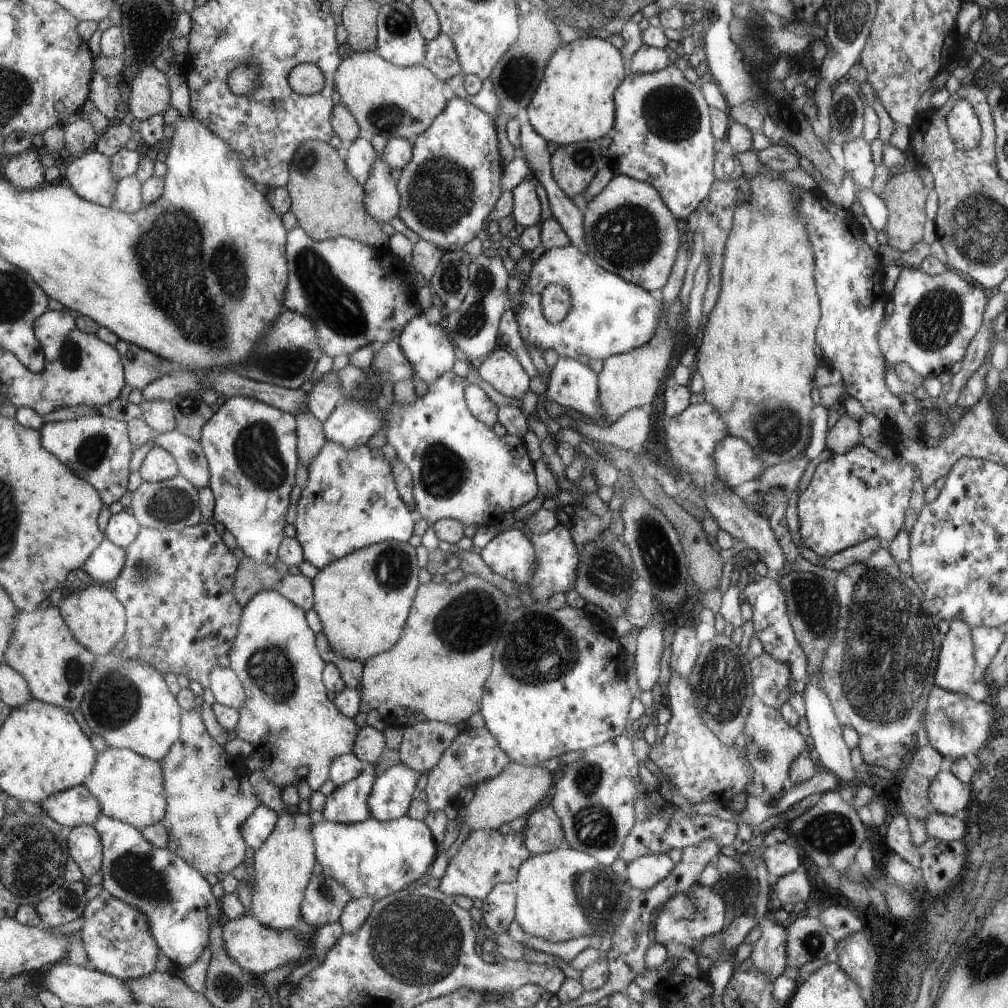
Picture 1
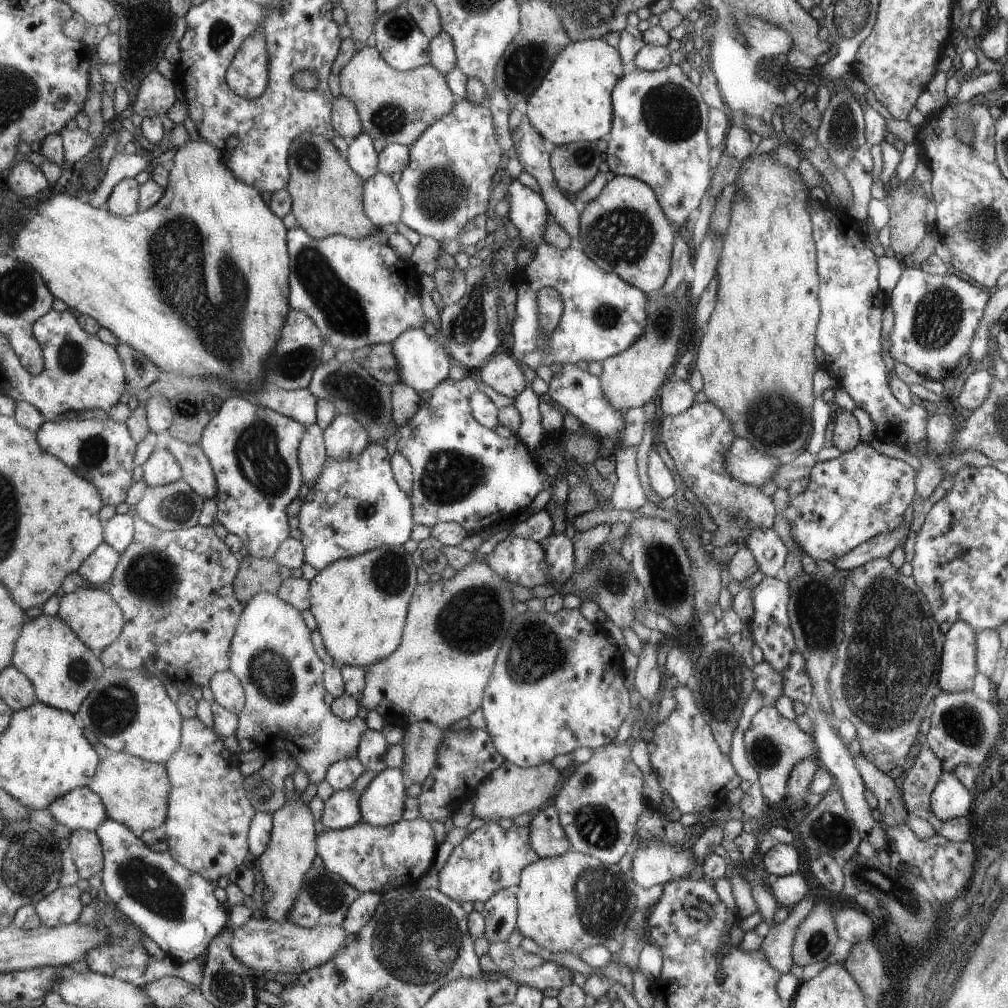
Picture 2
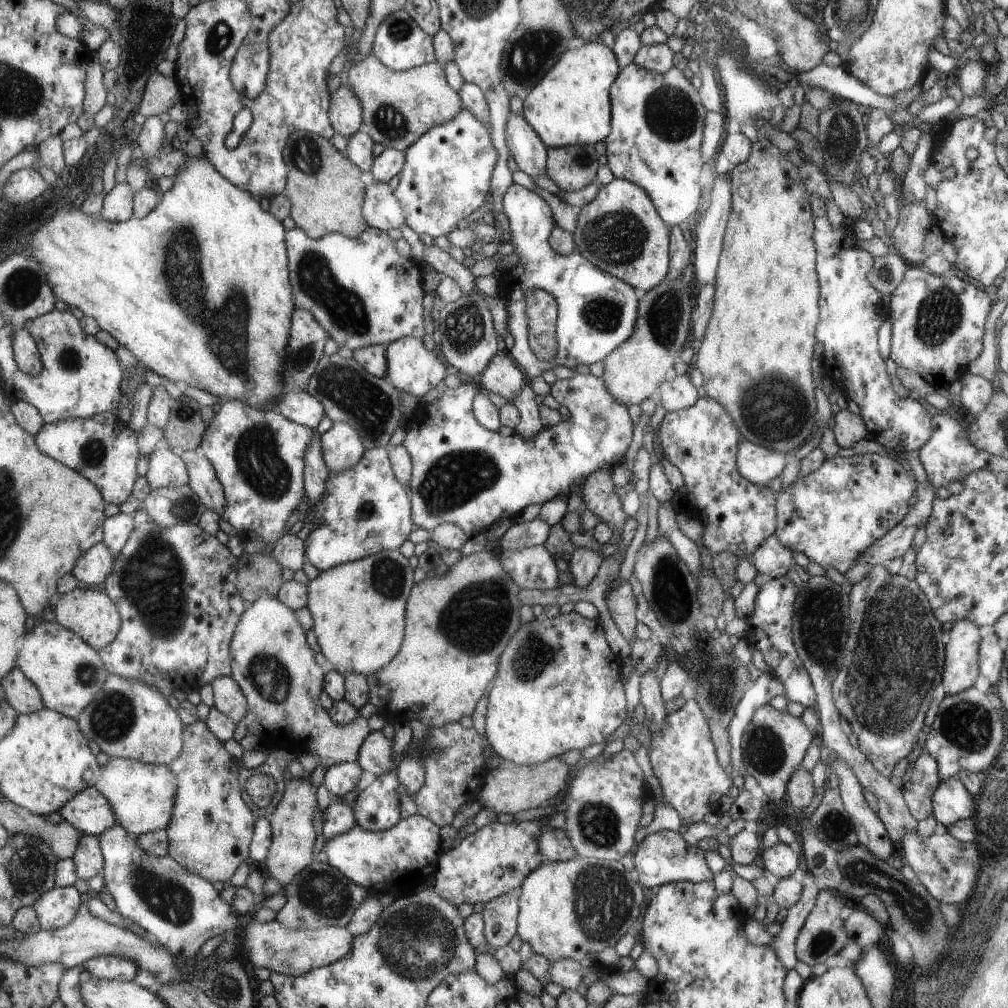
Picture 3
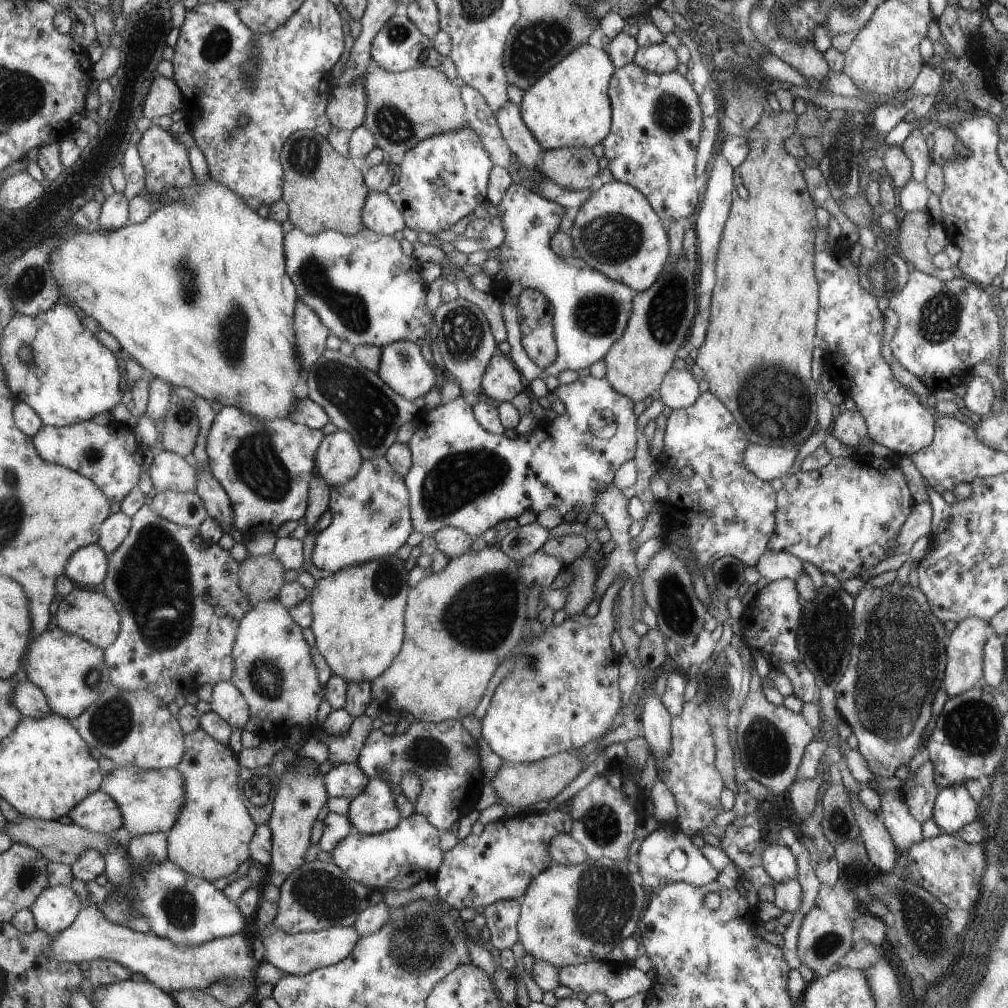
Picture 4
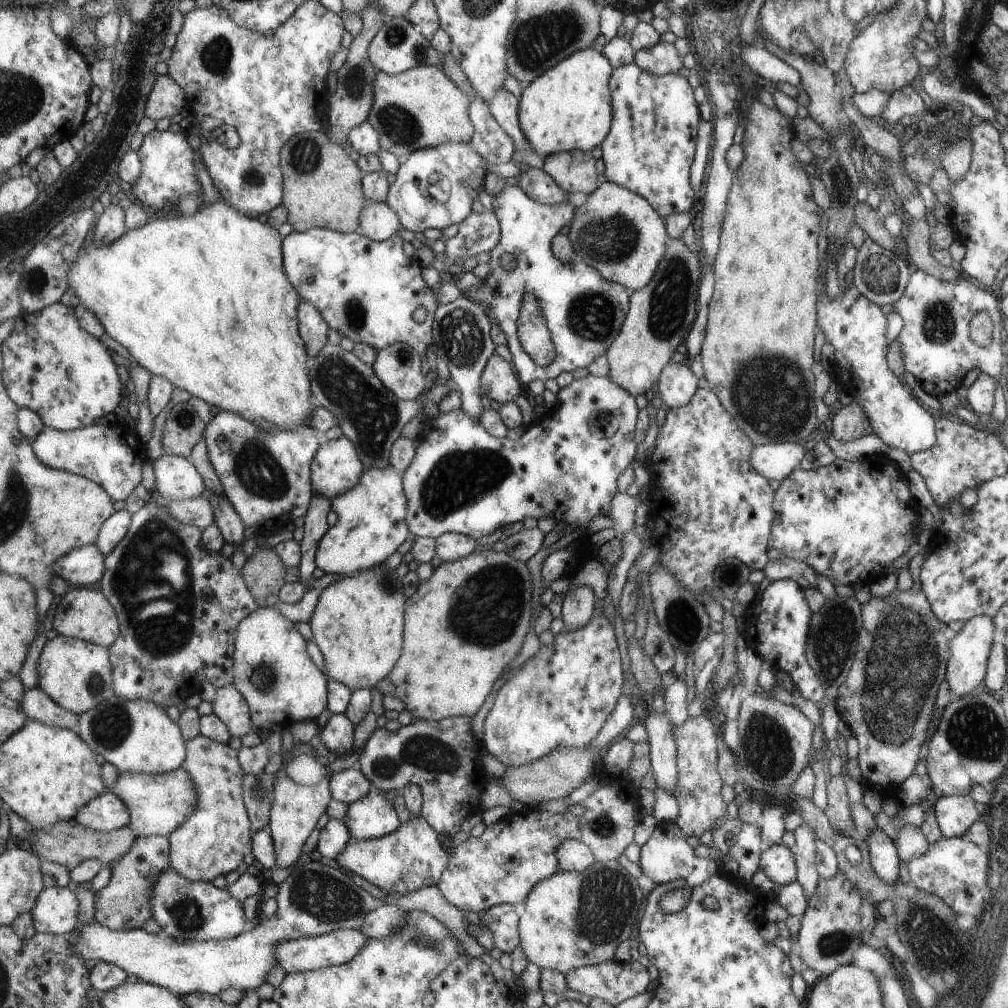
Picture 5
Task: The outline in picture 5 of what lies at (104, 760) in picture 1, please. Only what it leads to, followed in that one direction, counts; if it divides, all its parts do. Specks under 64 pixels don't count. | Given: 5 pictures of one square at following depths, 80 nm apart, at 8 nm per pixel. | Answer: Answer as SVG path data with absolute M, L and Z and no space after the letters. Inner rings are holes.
M186 768L159 774L124 772L113 787L115 793L129 808L132 816L130 827L139 837L165 835L169 837L186 822L198 807L198 790Z

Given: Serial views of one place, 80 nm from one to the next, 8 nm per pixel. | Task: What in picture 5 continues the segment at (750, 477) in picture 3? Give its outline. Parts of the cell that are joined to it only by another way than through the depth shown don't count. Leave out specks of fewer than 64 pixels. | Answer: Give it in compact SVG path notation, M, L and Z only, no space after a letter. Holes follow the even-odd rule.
M796 442L769 443L754 445L751 464L767 480L781 482L803 458L804 450Z

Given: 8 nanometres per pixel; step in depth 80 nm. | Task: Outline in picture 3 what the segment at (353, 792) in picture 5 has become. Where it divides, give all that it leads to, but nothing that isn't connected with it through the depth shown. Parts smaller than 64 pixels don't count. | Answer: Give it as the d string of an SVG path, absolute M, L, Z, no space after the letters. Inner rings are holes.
M358 761L341 763L326 771L323 784L329 790L330 797L341 797L357 788L363 774L365 772Z

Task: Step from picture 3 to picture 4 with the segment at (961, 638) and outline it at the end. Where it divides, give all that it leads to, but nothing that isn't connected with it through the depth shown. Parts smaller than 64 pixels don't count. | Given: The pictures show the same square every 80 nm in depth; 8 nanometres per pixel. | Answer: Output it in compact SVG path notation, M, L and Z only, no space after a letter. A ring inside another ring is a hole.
M967 617L951 632L947 643L947 680L943 680L943 690L948 697L961 695L975 684L975 680L981 680L987 623L977 617Z

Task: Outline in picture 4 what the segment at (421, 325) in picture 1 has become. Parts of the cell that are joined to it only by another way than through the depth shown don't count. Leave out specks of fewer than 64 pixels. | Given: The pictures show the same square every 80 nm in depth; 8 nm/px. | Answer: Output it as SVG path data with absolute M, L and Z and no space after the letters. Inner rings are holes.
M403 339L383 349L378 373L395 392L410 401L425 396L444 379L433 362L427 364L417 343Z

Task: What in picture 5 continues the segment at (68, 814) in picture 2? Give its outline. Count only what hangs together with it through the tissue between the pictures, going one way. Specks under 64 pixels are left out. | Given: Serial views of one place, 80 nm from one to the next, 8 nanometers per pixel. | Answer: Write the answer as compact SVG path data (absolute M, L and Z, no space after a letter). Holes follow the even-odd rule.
M105 792L83 807L75 820L88 829L104 833L129 827L132 816L119 796Z

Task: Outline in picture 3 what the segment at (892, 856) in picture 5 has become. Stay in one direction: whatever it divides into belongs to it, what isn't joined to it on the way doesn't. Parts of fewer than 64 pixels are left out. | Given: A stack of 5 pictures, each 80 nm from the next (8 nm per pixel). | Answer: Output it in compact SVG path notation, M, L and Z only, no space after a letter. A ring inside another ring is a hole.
M837 759L830 763L827 768L833 768L838 776L838 789L844 806L852 825L854 826L857 844L865 846L876 859L889 862L894 846L879 817L869 809L863 799L862 786L851 769L846 765L837 764Z

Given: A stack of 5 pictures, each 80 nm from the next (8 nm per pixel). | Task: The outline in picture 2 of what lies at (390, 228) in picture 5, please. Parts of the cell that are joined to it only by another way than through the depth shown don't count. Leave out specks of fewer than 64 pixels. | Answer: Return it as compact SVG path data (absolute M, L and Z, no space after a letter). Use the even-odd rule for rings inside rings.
M379 172L366 181L364 205L367 216L379 228L402 221L404 200L391 175Z

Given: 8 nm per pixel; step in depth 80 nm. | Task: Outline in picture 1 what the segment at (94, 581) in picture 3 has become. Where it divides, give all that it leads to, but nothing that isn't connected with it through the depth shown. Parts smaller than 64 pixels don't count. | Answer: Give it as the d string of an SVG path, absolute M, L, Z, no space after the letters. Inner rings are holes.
M106 538L82 566L95 580L117 580L125 568L128 549L117 546Z

